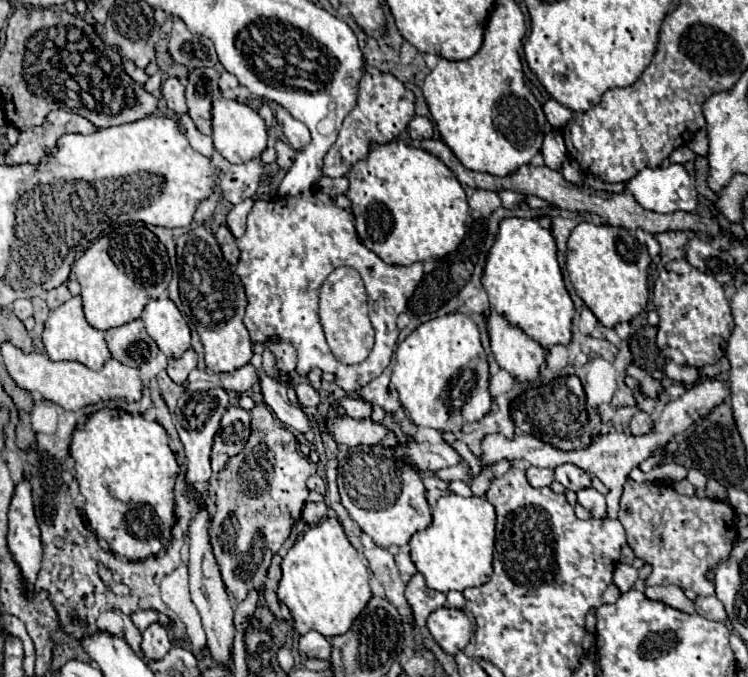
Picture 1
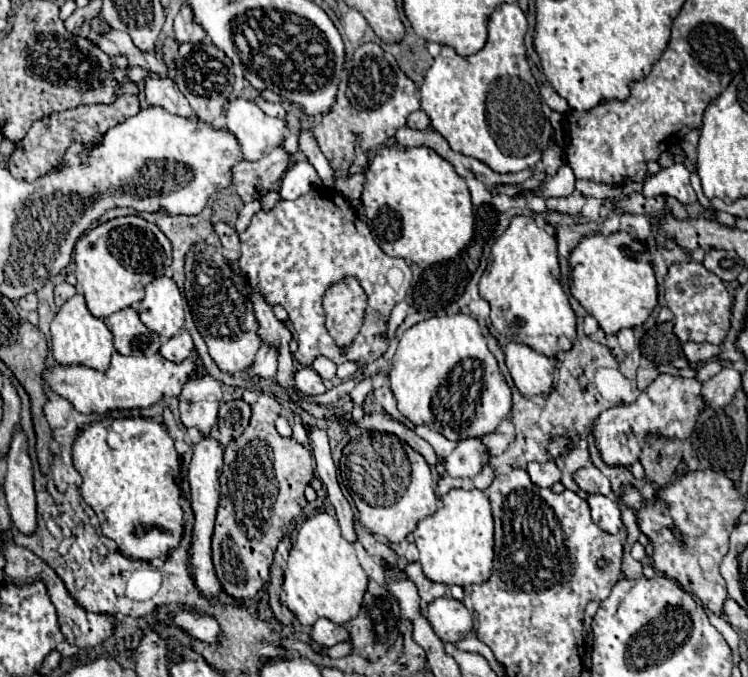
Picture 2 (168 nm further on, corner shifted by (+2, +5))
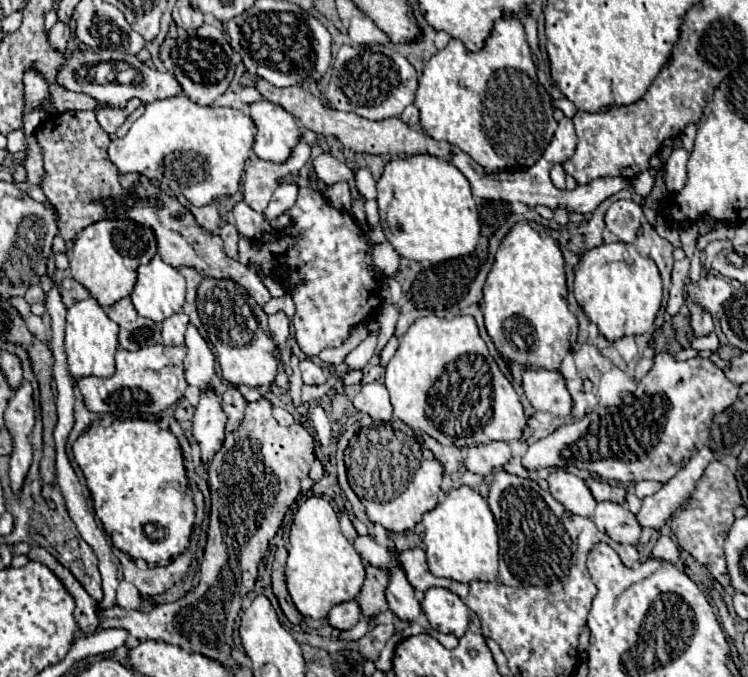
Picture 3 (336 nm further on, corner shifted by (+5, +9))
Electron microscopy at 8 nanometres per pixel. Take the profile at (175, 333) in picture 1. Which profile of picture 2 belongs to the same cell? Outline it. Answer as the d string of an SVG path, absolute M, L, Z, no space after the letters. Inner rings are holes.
M160 277L146 285L146 295L136 305L136 311L142 323L158 333L162 341L172 339L184 327L182 295L170 277Z

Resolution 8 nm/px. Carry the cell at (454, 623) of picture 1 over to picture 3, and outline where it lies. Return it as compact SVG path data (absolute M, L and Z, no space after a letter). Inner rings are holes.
M433 587L425 593L421 607L435 631L451 633L457 639L465 635L469 627L469 607L459 595L443 587Z

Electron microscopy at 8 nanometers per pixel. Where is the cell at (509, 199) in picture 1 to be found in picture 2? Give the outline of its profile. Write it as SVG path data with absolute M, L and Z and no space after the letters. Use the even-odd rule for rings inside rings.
M564 163L560 167L560 171L546 181L548 191L540 191L540 185L536 185L536 187L528 189L528 195L536 195L542 199L544 197L568 197L574 193L574 183L576 183L576 177L574 177L572 169Z

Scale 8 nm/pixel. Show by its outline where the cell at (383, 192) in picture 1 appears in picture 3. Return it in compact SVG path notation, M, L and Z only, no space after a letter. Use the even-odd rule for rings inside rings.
M413 155L391 159L377 181L381 227L395 251L413 261L441 263L465 257L479 241L479 213L467 177L445 159Z

